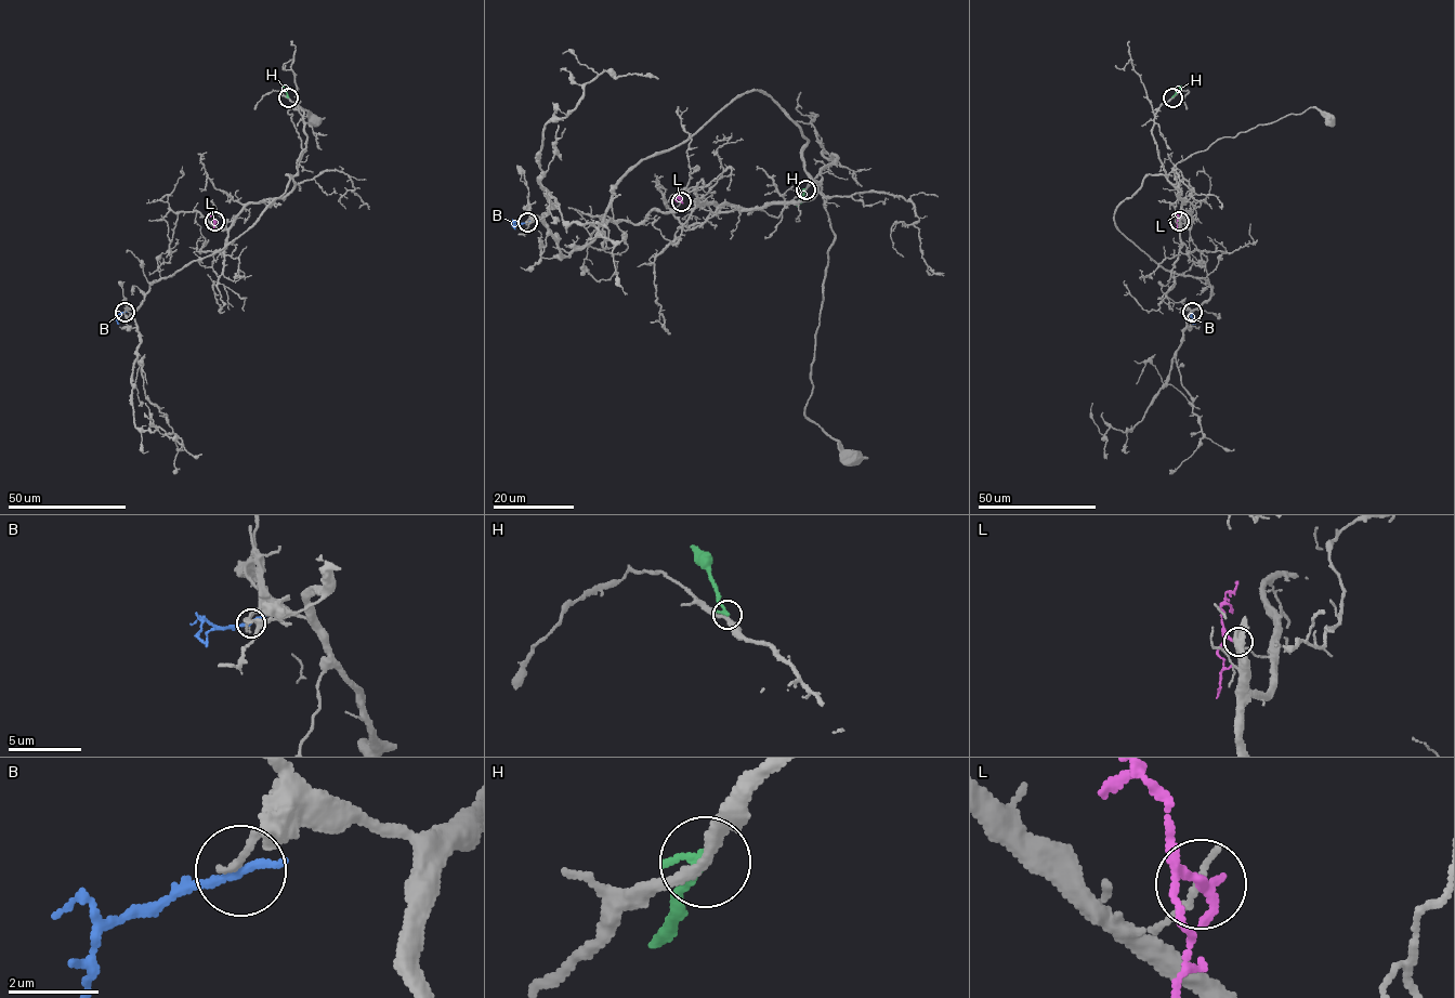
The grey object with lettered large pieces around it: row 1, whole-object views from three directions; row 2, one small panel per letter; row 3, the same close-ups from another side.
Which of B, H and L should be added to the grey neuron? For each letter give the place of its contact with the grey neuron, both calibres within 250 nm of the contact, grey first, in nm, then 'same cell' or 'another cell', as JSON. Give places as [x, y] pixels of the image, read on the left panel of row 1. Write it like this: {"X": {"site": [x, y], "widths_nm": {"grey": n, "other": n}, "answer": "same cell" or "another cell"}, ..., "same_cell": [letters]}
{"B": {"site": [125, 312], "widths_nm": {"grey": 180, "other": 240}, "answer": "another cell"}, "H": {"site": [288, 97], "widths_nm": {"grey": 260, "other": 280}, "answer": "another cell"}, "L": {"site": [214, 221], "widths_nm": {"grey": 150, "other": 260}, "answer": "another cell"}, "same_cell": []}

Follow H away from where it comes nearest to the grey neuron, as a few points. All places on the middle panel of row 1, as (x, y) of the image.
H: (805, 189), (797, 206)

